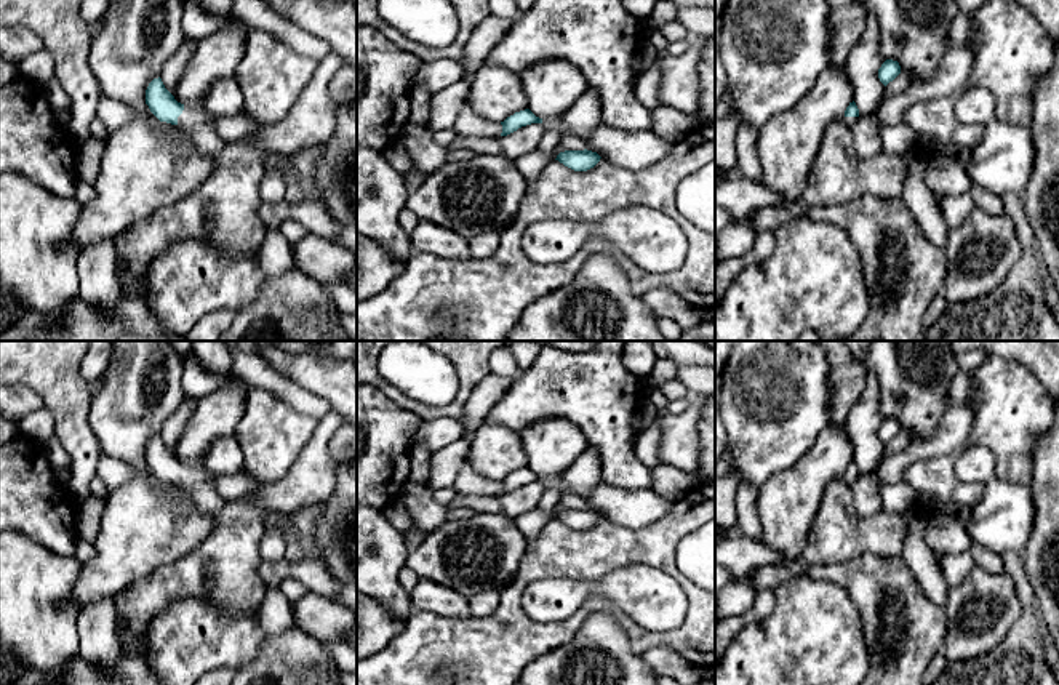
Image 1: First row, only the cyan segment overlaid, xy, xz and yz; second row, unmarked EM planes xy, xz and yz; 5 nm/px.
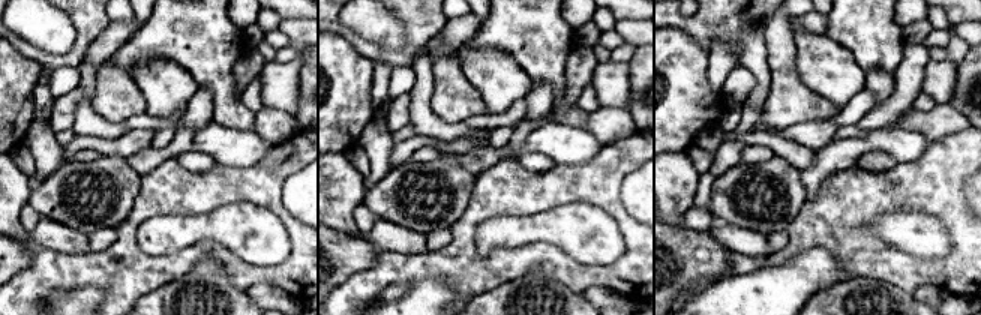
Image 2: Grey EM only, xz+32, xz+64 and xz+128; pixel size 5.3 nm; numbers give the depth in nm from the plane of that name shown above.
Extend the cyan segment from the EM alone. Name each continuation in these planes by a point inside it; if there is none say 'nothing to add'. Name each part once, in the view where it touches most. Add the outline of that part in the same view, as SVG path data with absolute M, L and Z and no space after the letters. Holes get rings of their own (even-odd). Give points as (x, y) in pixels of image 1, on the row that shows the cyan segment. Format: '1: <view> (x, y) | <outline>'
1: xy (195, 119) | M186 104L178 117L178 125L189 131L202 154L211 155L226 146L226 139L218 131L214 115L203 104Z

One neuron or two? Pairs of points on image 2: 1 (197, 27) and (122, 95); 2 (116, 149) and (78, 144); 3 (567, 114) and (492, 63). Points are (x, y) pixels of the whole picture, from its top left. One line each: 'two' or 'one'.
1: two
2: one
3: two

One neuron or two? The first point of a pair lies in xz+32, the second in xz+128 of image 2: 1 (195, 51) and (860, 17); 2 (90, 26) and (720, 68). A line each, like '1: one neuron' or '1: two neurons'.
1: one neuron
2: two neurons

